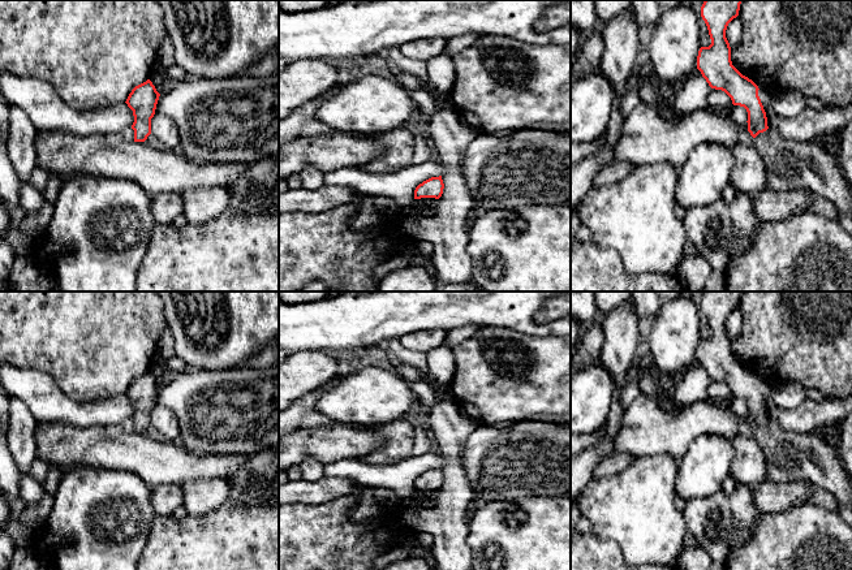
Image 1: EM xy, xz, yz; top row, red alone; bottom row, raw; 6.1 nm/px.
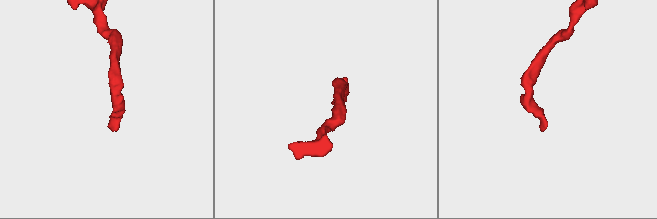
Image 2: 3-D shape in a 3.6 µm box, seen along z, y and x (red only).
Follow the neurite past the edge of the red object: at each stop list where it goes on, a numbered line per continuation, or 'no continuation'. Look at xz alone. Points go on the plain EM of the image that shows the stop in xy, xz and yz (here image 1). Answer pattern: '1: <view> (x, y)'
1: xz (424, 492)

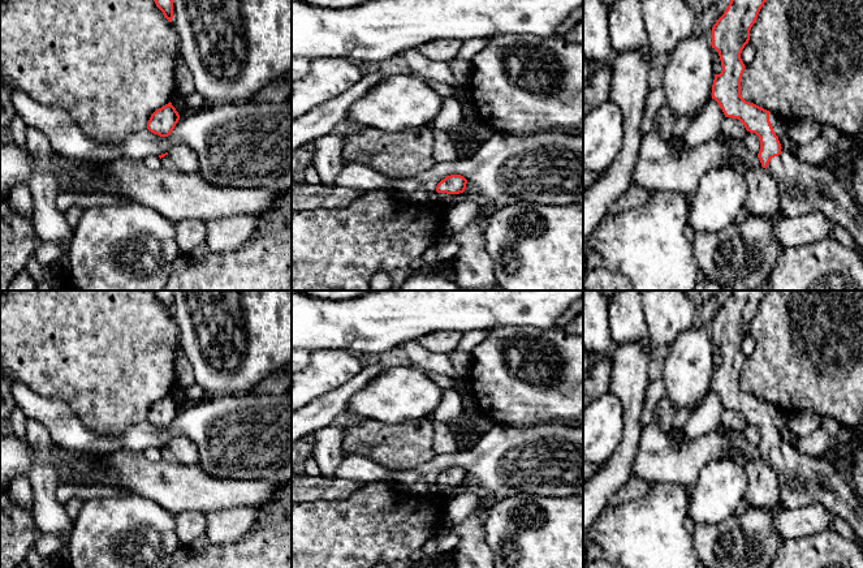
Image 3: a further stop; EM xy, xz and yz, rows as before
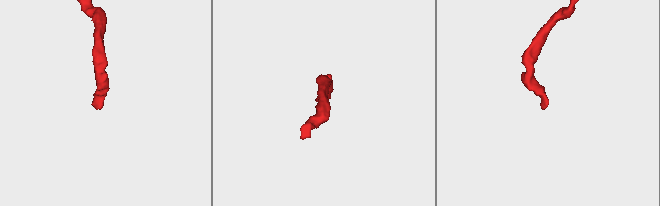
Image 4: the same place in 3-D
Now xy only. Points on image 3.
no continuation

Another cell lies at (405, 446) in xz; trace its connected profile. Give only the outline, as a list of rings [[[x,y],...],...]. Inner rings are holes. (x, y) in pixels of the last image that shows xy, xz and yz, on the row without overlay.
[[[420,418],[415,422],[388,425],[372,419],[345,429],[345,453],[361,455],[392,470],[407,470],[430,461],[433,449],[433,422]]]

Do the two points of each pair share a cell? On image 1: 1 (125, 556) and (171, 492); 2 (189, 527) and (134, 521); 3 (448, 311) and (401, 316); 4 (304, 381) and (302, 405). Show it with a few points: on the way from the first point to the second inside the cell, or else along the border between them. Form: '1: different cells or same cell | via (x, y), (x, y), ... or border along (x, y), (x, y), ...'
1: different cells | border along (150, 488), (150, 501), (156, 514)
2: different cells | border along (158, 514), (153, 521), (150, 535), (141, 552)
3: same cell | via (437, 311), (413, 311)
4: different cells | border along (330, 381), (298, 397), (292, 404)

